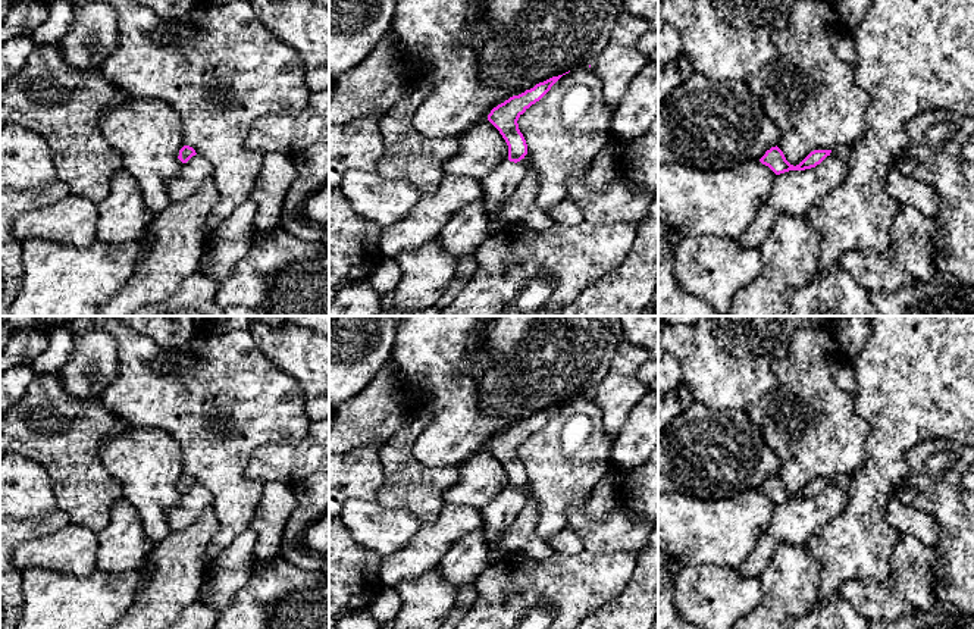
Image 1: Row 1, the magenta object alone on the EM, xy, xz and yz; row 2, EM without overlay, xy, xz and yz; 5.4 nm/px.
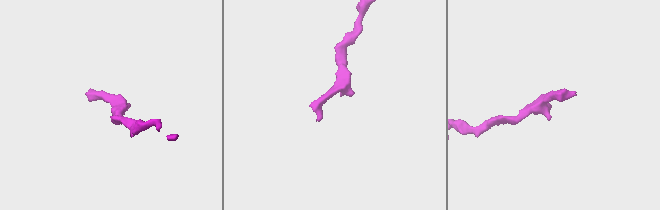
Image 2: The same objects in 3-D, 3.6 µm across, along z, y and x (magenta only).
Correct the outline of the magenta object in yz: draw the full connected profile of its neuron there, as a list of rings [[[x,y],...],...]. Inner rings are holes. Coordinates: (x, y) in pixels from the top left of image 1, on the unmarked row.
[[[776,475],[765,481],[760,491],[768,495],[776,504],[789,501],[789,500],[805,500],[820,494],[827,485],[836,485],[843,491],[848,491],[852,476],[840,475],[833,479],[814,479],[811,481],[799,494],[790,494],[783,481]]]

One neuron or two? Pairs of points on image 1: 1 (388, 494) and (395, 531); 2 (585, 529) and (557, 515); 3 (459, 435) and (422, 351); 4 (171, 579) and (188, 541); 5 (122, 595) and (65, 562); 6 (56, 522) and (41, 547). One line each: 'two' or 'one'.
1: two
2: two
3: one
4: one
5: two
6: two

